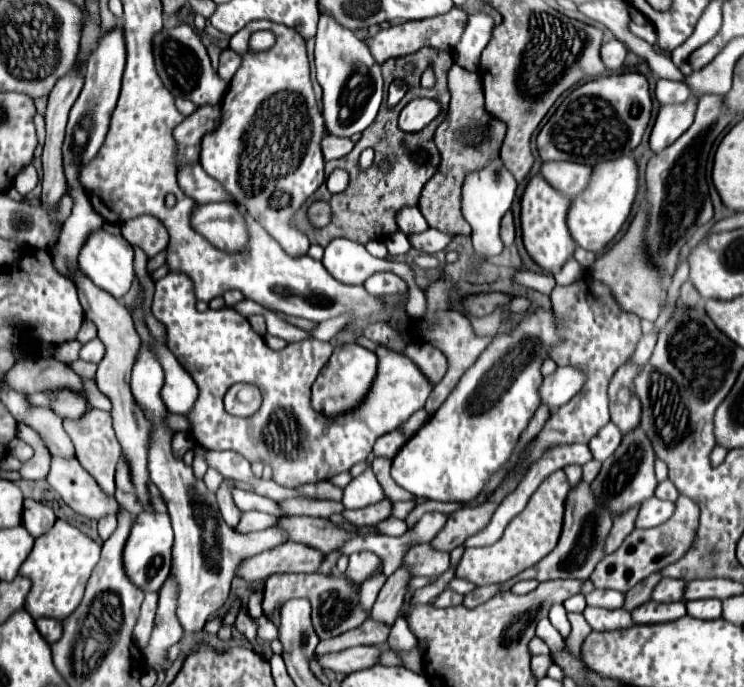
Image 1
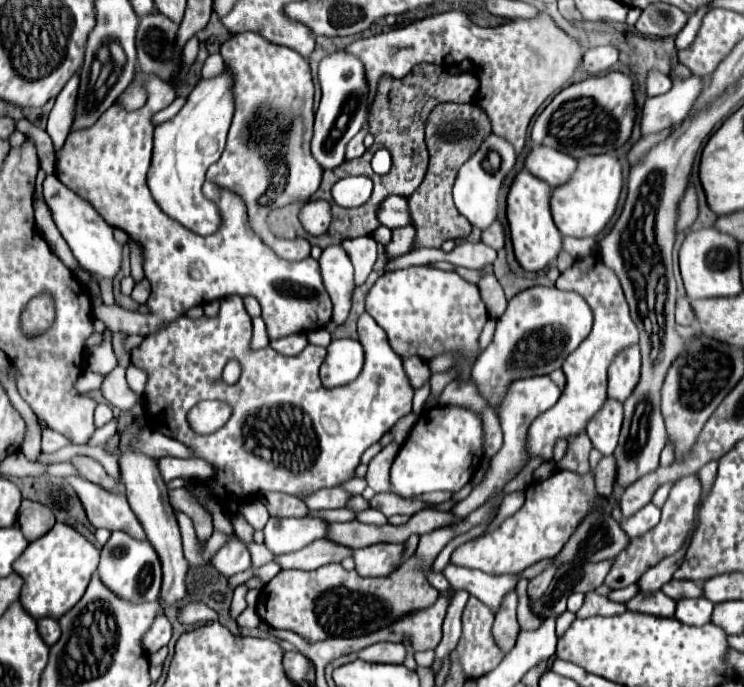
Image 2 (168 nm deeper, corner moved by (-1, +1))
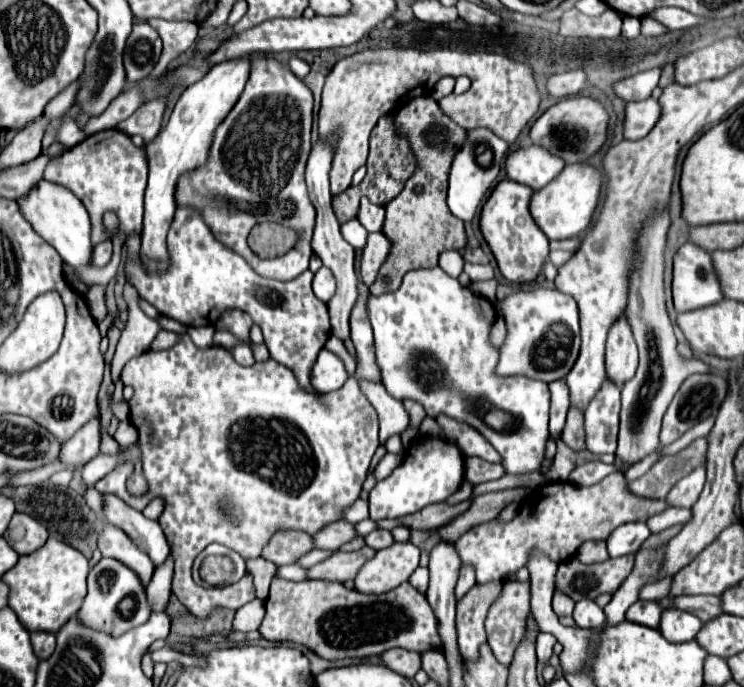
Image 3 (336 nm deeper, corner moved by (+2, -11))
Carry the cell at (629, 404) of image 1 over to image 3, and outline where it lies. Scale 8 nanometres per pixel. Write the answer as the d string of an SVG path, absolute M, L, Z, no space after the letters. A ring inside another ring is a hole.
M623 316L623 320L619 320L611 326L611 332L607 338L605 368L607 368L607 378L619 388L623 388L623 384L635 376L637 346L635 346L631 328L629 328L625 316Z

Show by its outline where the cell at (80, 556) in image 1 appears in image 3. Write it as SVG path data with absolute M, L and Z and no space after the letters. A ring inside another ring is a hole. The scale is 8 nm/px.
M49 538L43 548L19 558L19 564L3 576L3 582L11 588L9 608L17 614L19 622L29 632L57 632L71 616L75 616L87 594L87 574L89 560L69 544L63 544L55 538Z

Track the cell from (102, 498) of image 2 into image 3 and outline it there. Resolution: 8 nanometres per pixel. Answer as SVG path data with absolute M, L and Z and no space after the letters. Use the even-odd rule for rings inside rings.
M105 524L99 538L99 550L103 556L115 558L127 564L129 568L135 568L143 584L149 584L155 564L151 564L151 558L145 552L141 552L137 544L133 544L133 540L121 528L115 528L113 524Z

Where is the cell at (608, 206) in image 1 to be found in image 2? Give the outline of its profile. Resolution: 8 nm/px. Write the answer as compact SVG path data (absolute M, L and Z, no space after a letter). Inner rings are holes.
M586 156L578 160L574 176L562 188L554 188L550 194L550 212L554 216L556 228L562 236L588 238L604 230L608 220L616 212L616 204L622 192L622 166L616 156Z

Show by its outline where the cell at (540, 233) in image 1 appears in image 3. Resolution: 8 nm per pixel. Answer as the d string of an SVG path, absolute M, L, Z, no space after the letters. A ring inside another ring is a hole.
M501 180L481 212L481 232L497 258L497 266L501 274L515 284L533 282L543 270L545 260L549 258L549 240L535 224L529 212L531 196L533 190L527 188L525 184L513 180Z

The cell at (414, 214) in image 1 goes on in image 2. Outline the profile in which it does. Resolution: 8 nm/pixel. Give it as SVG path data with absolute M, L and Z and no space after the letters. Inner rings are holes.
M388 196L380 208L378 208L378 222L386 228L402 228L412 224L412 218L408 214L406 198L402 196Z

